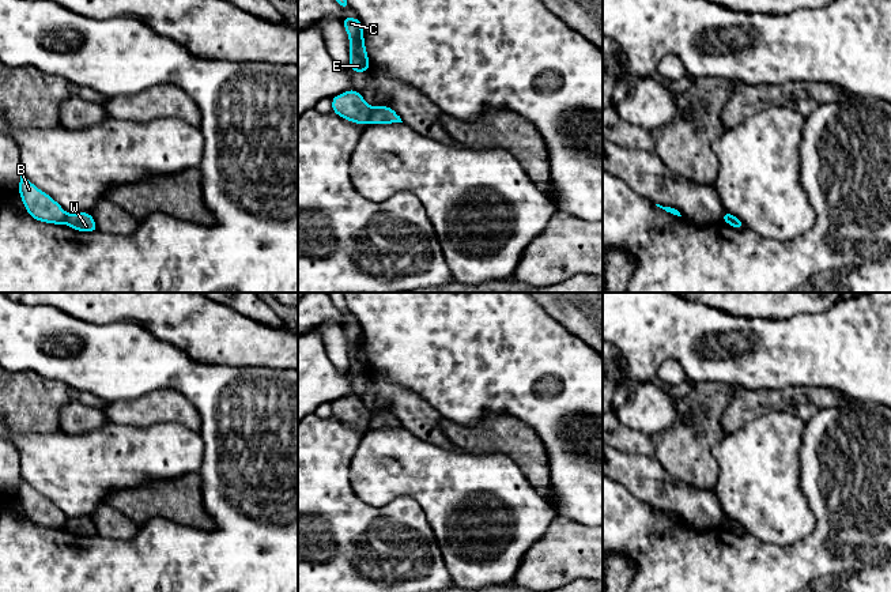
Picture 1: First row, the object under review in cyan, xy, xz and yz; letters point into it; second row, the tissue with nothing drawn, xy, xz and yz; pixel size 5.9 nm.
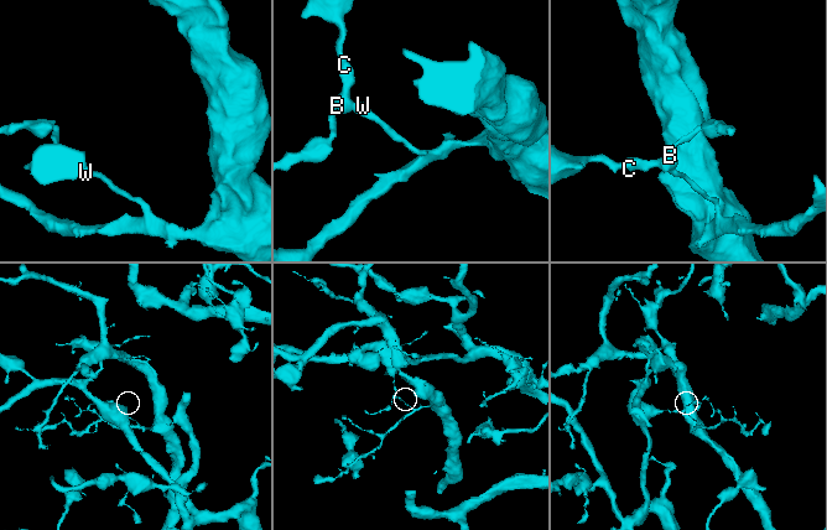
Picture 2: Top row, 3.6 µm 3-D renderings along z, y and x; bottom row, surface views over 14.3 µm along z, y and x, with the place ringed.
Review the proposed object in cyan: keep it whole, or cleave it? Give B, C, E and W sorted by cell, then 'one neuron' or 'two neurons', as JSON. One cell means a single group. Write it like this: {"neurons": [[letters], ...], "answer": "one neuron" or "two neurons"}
{"neurons": [["B", "C", "E"], ["W"]], "answer": "two neurons"}

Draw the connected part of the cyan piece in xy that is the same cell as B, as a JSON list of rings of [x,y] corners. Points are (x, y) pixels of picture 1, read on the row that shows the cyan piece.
[[[20,174],[18,191],[26,211],[33,219],[53,225],[65,223],[68,216],[67,211],[64,211],[48,193],[30,182],[23,174]]]

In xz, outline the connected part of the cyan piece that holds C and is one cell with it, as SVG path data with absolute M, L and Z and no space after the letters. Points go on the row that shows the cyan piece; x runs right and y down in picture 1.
M341 18L350 38L350 64L352 72L367 72L370 61L365 46L363 26L358 18Z

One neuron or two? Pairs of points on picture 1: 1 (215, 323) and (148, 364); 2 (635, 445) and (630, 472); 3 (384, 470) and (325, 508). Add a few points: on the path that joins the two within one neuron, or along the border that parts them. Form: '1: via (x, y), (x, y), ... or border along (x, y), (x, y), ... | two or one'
1: border along (148, 331), (204, 362) | two
2: border along (616, 449), (625, 453), (653, 456) | two
3: border along (350, 459), (352, 490), (369, 504), (382, 505) | two

